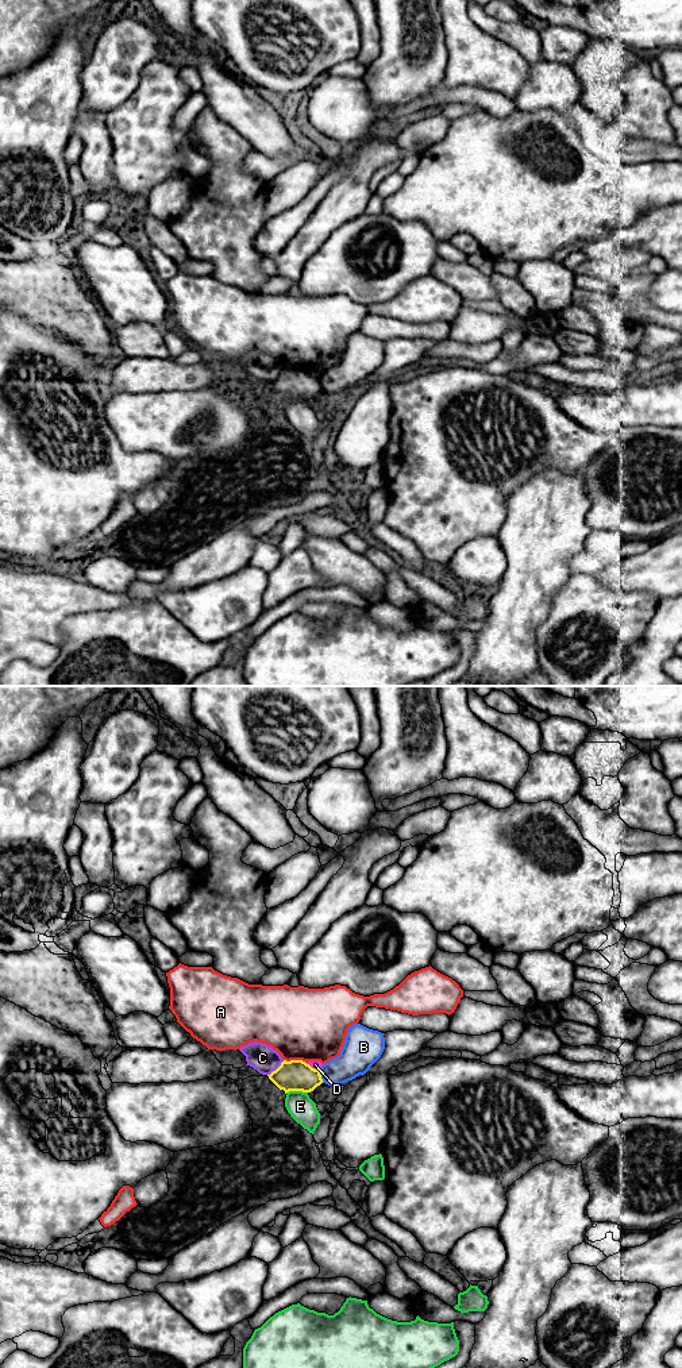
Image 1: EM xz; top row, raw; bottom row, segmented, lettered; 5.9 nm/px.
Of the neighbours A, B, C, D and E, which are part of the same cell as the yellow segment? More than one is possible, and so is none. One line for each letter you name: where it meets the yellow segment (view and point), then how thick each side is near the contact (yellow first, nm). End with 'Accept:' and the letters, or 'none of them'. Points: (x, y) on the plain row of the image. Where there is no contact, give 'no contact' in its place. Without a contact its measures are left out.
Accept: none of them

